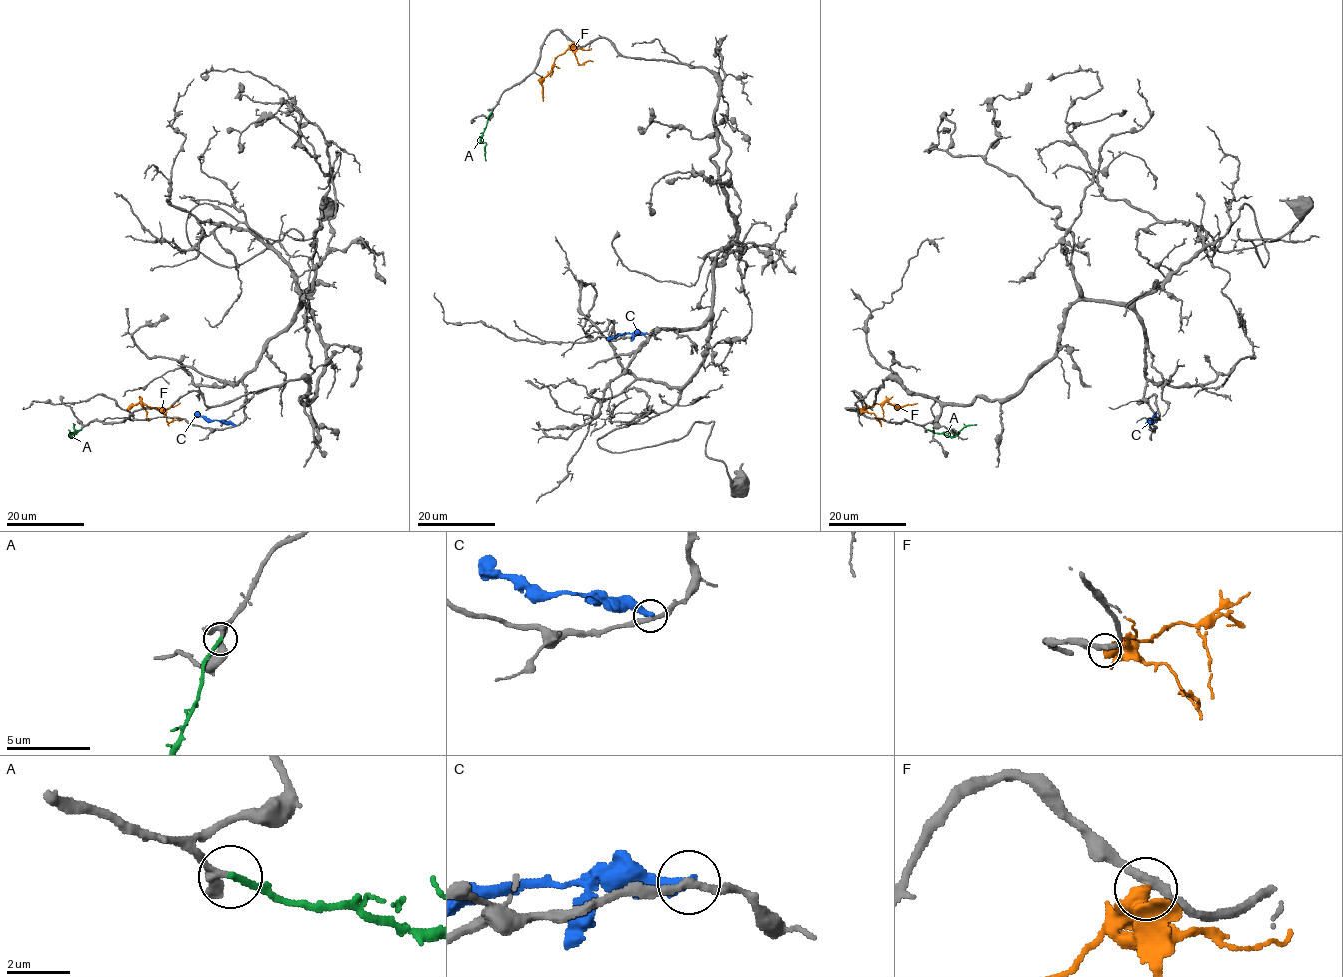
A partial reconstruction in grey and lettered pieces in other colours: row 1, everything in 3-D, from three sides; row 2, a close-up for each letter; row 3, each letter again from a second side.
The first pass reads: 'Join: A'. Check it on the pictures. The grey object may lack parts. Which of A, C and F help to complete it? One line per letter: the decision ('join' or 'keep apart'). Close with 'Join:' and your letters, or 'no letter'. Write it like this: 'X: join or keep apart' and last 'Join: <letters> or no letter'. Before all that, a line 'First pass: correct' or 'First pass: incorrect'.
First pass: correct
A: join
C: keep apart
F: keep apart
Join: A

